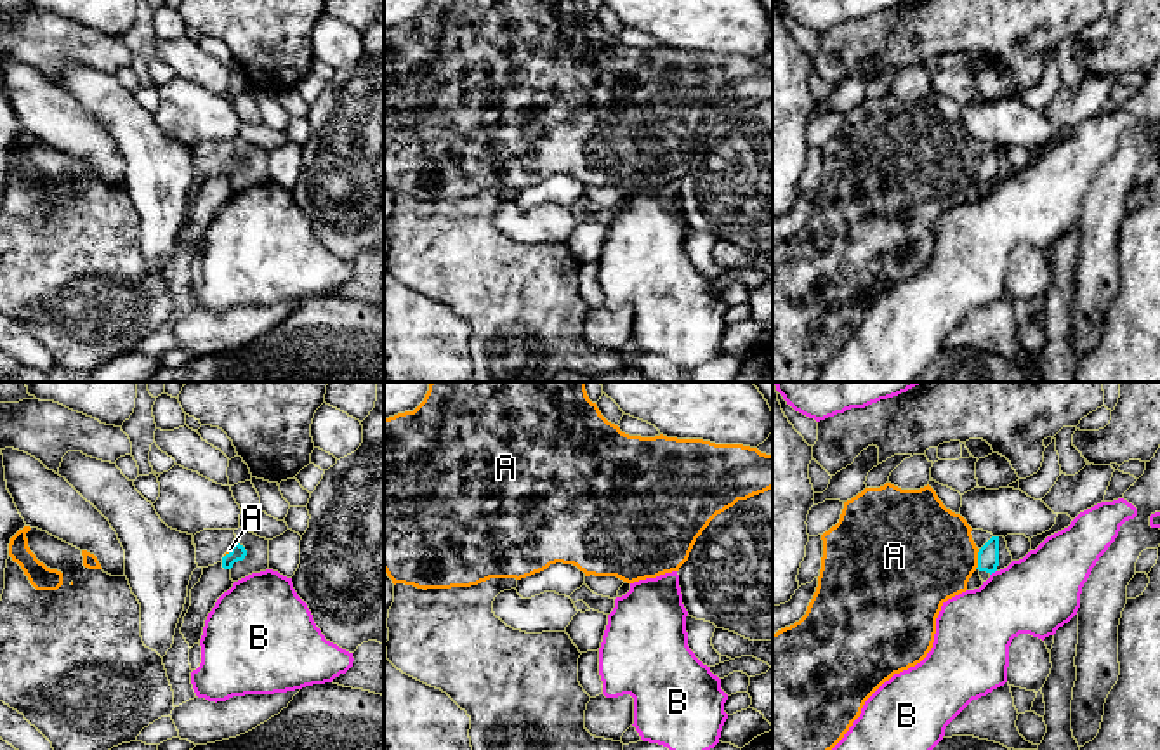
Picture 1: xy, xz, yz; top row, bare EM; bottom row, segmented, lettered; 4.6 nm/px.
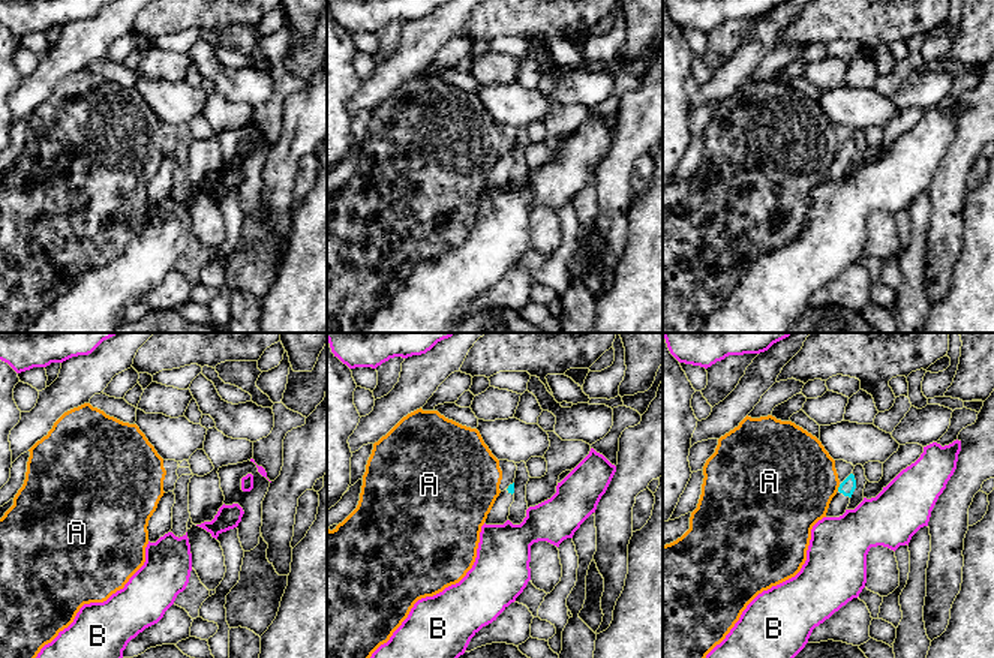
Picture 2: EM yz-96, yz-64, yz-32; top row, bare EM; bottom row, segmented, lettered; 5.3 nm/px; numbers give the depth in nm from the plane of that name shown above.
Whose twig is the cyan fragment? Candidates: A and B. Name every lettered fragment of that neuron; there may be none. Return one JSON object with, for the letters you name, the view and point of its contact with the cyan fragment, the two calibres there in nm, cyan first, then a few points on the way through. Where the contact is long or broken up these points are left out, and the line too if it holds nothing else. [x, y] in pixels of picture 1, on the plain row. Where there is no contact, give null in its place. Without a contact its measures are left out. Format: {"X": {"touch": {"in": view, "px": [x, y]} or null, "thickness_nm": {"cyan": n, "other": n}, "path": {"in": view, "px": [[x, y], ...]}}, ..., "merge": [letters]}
{"merge": []}

